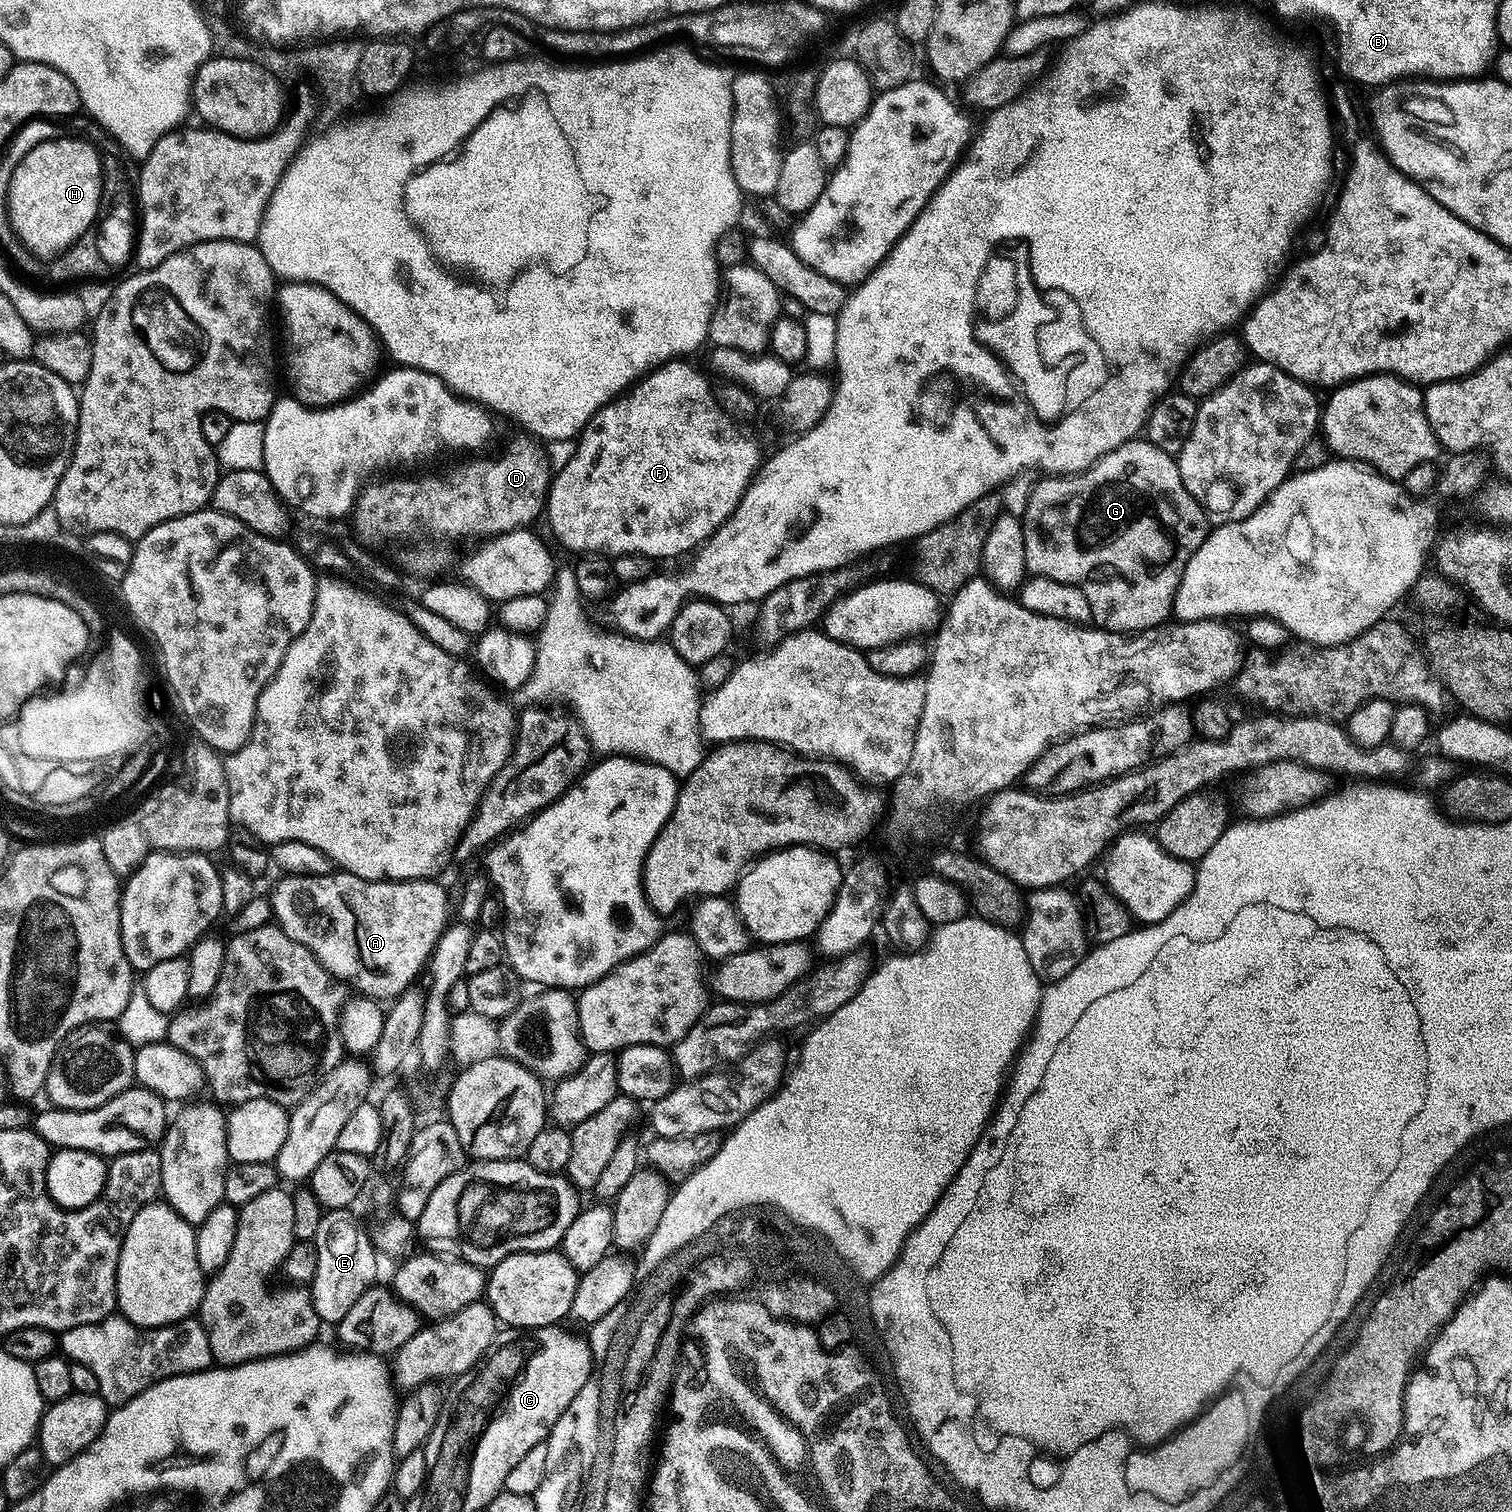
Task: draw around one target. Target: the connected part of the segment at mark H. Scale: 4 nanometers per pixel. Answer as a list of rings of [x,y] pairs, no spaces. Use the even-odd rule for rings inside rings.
[[[64,136],[34,146],[18,162],[8,187],[8,217],[17,241],[36,258],[63,254],[96,223],[103,181],[102,154],[88,141]]]

